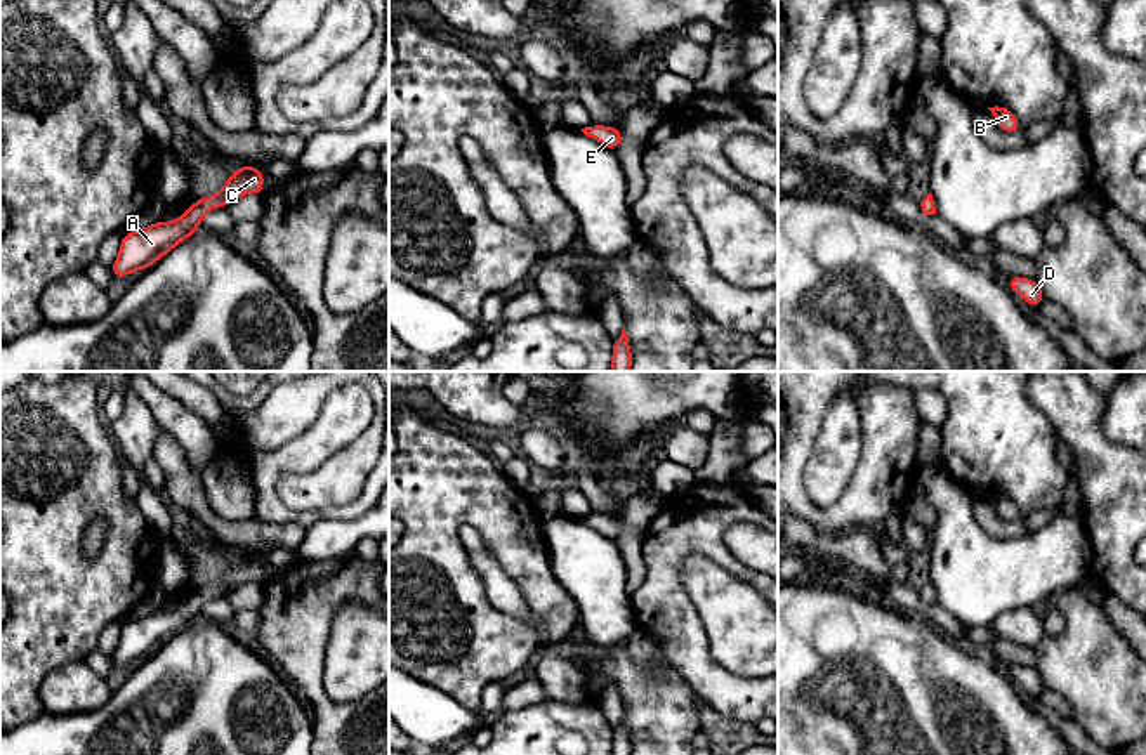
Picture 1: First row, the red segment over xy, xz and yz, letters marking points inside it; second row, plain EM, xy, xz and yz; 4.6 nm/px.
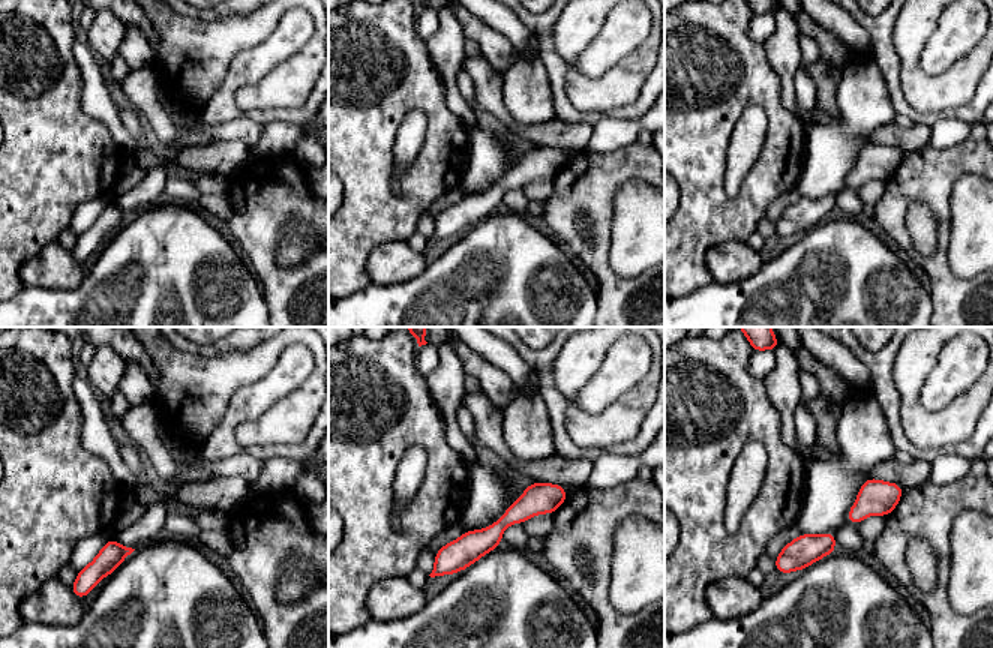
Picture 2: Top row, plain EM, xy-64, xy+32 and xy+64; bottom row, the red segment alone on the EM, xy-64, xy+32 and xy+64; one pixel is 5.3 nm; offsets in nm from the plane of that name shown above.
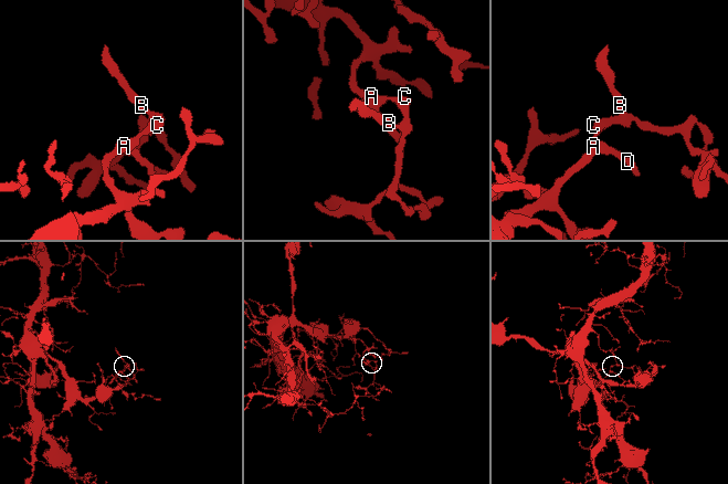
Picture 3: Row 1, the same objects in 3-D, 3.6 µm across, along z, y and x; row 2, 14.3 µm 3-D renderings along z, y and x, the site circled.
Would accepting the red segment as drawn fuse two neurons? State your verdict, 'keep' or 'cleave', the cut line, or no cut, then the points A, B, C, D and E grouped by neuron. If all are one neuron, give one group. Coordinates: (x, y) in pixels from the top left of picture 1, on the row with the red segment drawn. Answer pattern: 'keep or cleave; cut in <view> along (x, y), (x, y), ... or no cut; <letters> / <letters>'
keep; no cut; A B C D E

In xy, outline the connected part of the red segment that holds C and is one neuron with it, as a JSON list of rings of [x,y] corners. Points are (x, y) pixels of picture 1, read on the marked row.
[[[254,165],[236,168],[224,187],[205,200],[194,200],[191,208],[174,222],[155,222],[141,231],[128,231],[122,238],[120,253],[109,267],[113,278],[148,269],[175,245],[200,229],[203,215],[219,207],[227,207],[241,194],[264,193],[264,175]]]

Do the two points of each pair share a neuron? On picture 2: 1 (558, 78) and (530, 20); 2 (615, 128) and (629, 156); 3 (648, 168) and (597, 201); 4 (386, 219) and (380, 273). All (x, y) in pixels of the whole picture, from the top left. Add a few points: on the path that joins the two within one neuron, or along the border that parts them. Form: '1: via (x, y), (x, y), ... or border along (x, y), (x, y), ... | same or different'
1: via (552, 63), (545, 50), (543, 35) | same
2: border along (636, 140), (608, 152), (590, 150) | different
3: via (635, 168), (626, 168), (606, 188) | same
4: border along (405, 240), (380, 243), (368, 257), (368, 276) | different

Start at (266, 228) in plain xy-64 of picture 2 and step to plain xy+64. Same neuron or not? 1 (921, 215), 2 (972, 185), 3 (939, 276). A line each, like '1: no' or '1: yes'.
1: no
2: no
3: yes

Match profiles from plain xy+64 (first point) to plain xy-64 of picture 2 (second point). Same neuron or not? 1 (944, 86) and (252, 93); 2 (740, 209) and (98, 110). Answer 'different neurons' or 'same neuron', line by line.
1: same neuron
2: different neurons

